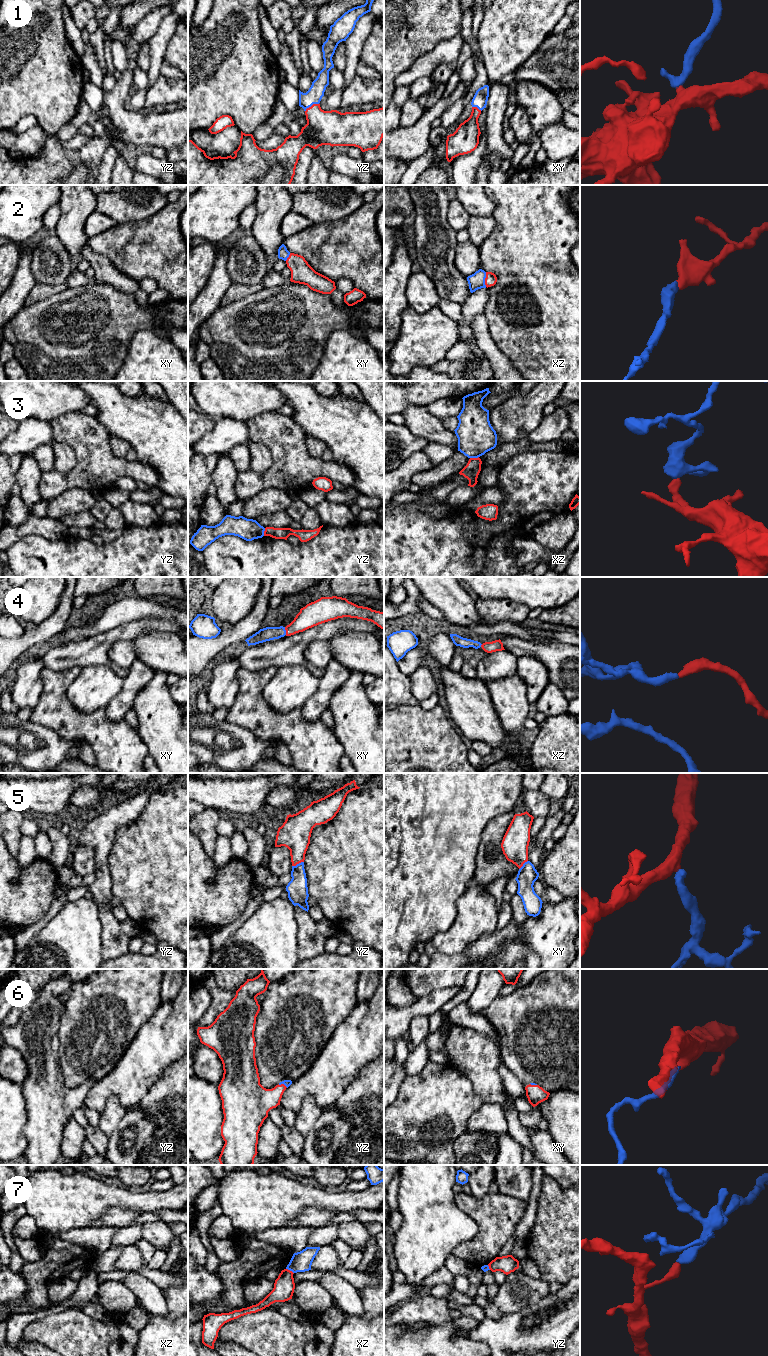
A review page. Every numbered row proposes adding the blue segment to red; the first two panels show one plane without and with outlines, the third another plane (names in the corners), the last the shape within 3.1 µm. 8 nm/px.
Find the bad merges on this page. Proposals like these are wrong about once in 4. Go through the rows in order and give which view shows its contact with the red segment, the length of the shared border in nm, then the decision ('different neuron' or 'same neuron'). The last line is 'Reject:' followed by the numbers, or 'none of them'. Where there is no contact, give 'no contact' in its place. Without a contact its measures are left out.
1: meets red in yz; contact 130 nm long; same neuron
2: meets red in xz; contact 120 nm long; same neuron
3: meets red in xz; contact 70 nm long; different neuron
4: meets red in xy; contact 70 nm long; same neuron
5: meets red in yz; contact 100 nm long; same neuron
6: meets red in yz; contact 80 nm long; same neuron
7: meets red in xz; contact 80 nm long; different neuron
Reject: 3, 7

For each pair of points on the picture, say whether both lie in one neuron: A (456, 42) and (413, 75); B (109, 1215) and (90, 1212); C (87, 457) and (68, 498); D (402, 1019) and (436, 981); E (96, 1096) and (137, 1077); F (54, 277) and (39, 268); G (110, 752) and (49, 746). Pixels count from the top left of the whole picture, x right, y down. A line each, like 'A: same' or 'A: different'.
A: same
B: different
C: different
D: different
E: same
F: same
G: different

